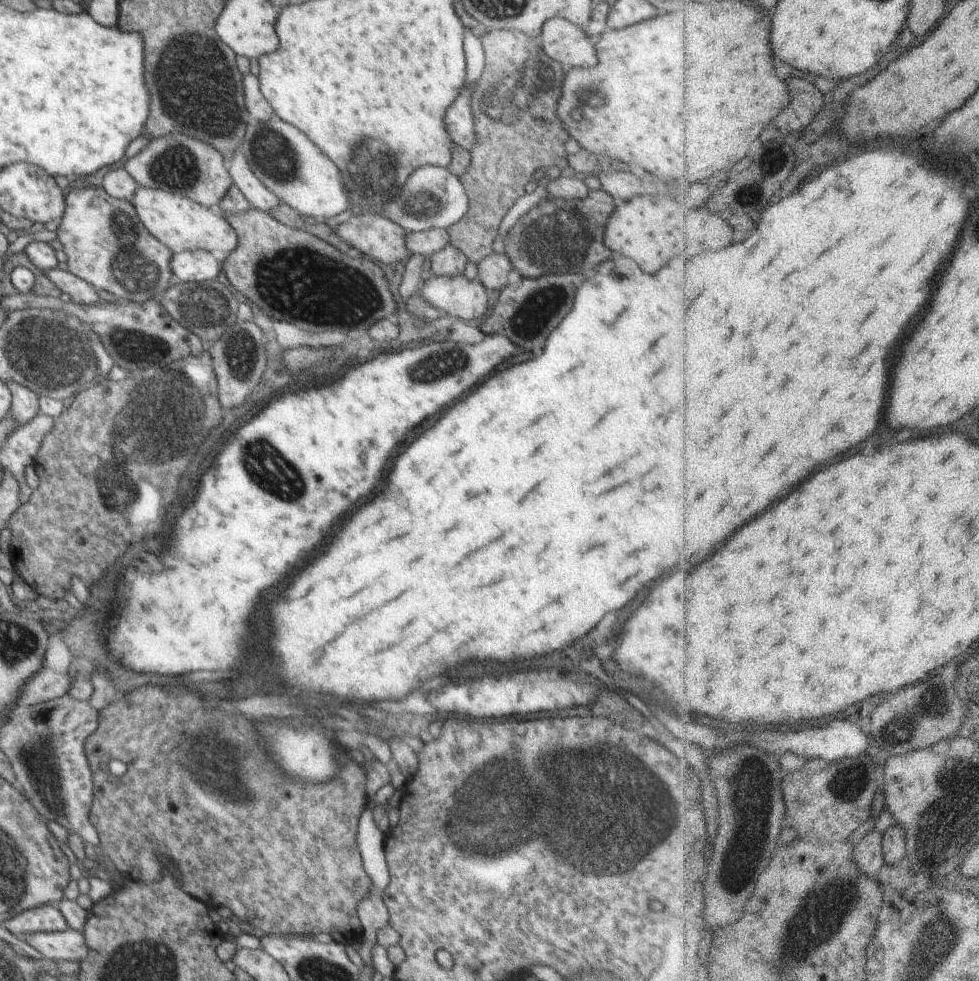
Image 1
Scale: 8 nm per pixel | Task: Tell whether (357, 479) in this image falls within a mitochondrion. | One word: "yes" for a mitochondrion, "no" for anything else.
no

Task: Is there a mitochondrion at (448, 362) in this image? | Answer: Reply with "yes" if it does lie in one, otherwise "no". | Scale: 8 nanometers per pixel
yes

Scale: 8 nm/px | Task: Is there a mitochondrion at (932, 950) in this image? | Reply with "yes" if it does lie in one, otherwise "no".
yes

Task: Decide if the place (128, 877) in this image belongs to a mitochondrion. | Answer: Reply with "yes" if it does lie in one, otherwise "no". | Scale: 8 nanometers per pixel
no

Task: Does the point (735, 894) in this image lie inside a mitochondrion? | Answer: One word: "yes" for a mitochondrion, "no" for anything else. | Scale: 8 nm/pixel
no

